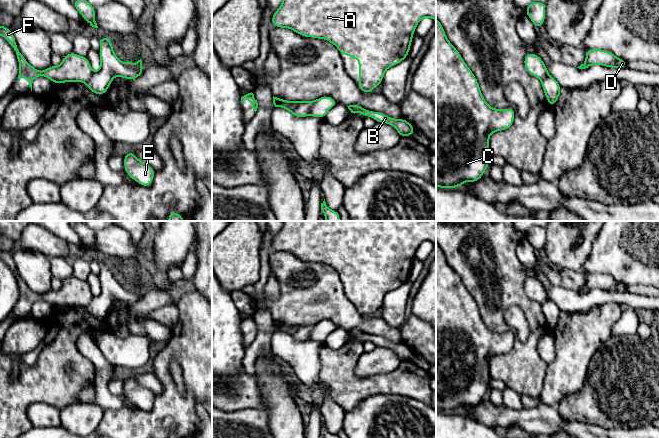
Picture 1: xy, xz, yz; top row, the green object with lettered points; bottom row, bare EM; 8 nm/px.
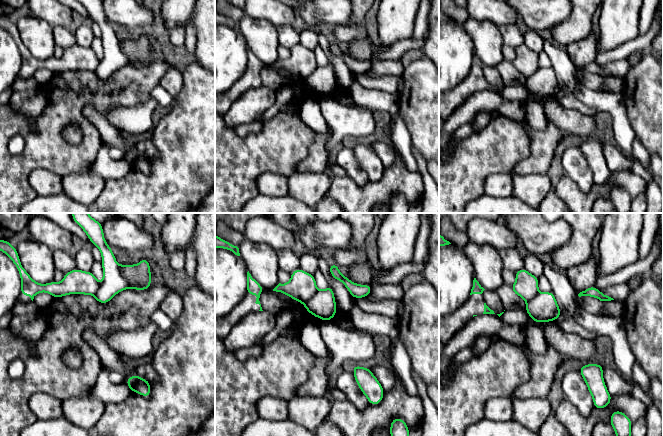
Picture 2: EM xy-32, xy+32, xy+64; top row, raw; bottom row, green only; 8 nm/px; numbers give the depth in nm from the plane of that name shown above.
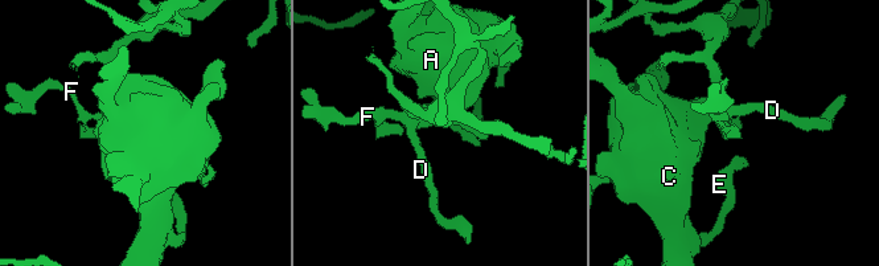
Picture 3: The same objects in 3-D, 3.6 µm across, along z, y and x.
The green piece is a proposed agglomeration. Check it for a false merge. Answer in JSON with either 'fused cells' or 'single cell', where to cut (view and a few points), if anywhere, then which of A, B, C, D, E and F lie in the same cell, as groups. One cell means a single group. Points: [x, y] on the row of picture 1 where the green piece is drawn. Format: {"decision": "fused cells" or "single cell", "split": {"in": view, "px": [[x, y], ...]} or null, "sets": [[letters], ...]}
{"decision": "single cell", "split": null, "sets": [["A", "B", "C", "D", "E", "F"]]}

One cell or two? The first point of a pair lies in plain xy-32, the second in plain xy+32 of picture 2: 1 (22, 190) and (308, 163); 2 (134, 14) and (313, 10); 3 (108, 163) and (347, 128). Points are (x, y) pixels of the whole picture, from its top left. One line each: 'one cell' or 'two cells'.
1: two cells
2: one cell
3: one cell

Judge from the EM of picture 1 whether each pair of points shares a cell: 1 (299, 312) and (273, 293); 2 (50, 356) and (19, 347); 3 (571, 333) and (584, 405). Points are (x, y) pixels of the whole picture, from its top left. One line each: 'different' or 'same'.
1: different
2: different
3: different

